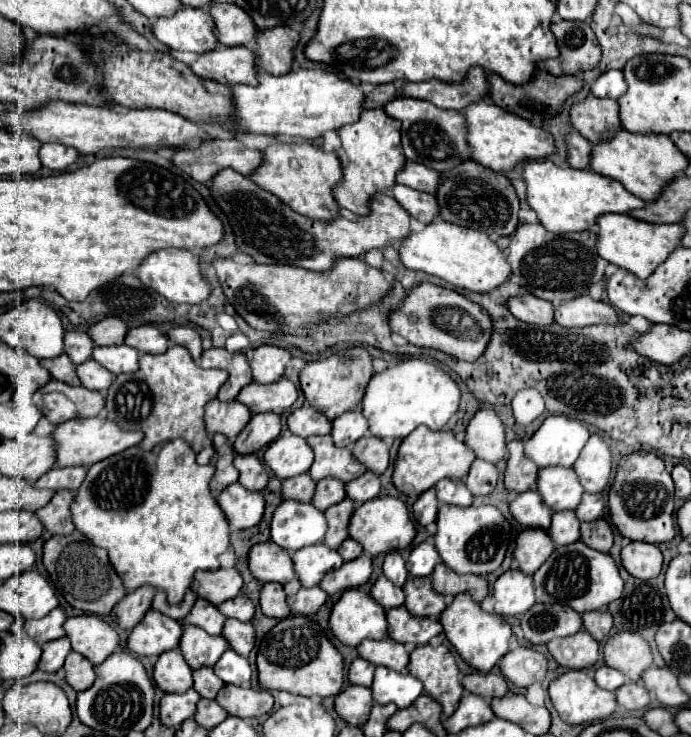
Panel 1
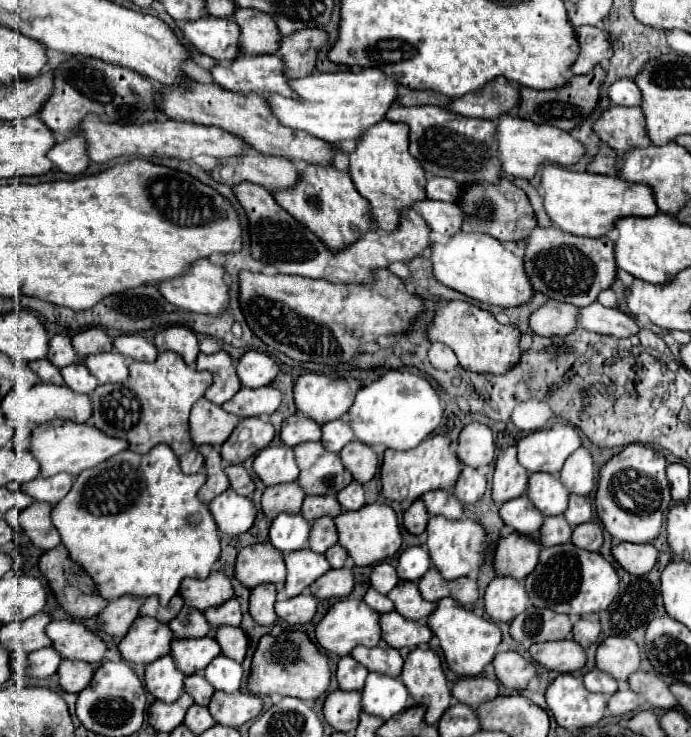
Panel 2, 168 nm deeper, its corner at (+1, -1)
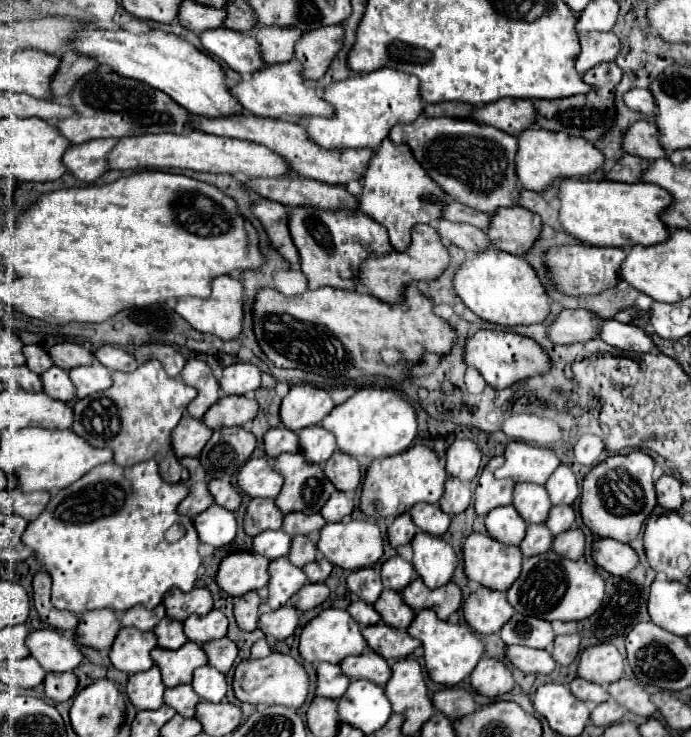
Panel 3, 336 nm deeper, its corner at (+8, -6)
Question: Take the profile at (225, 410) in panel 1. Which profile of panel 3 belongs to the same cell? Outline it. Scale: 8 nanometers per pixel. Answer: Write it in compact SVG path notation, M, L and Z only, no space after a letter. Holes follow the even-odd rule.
M185 414L177 424L177 428L173 430L171 448L177 458L185 458L185 456L197 458L211 434L213 434L211 428L207 428L203 420L195 420L189 414Z

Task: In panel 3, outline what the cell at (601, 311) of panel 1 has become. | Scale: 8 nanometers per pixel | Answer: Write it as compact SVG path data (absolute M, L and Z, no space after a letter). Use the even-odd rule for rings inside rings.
M603 320L599 338L605 340L607 344L627 350L627 352L637 352L637 354L647 354L655 350L655 344L651 336L647 336L639 326L633 324L621 324L617 320Z

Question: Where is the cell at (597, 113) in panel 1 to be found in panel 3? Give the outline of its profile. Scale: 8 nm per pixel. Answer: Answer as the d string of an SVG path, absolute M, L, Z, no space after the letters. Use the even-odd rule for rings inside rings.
M639 120L633 126L629 126L623 138L623 150L627 154L647 158L647 160L657 160L667 156L665 148L657 144L657 126L645 120Z

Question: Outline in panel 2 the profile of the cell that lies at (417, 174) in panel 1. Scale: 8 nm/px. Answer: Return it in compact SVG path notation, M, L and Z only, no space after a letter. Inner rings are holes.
M432 175L426 181L426 197L428 199L438 199L438 201L448 201L456 203L460 197L460 185L452 179Z

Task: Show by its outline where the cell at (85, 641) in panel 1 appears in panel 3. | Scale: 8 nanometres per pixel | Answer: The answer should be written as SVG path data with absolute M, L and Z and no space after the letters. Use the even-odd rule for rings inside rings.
M35 630L27 636L25 646L29 648L29 654L45 668L45 672L67 672L79 666L83 660L83 654L79 646L71 640L67 640L57 630Z

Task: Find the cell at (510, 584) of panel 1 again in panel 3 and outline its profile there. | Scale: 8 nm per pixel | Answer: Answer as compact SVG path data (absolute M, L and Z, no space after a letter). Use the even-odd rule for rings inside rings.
M477 586L463 602L465 622L477 634L493 634L513 616L513 606L507 602L505 592Z

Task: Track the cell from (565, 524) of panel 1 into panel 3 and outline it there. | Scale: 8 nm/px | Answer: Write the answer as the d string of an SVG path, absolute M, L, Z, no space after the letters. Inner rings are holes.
M529 524L525 540L519 544L521 552L525 558L529 556L539 556L541 552L547 552L551 548L553 534L545 524Z

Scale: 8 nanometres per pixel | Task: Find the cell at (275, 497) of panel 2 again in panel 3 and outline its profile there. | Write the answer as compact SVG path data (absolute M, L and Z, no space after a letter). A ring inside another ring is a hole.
M253 498L247 506L243 518L243 530L247 536L257 536L265 530L279 530L283 524L283 514L273 500Z

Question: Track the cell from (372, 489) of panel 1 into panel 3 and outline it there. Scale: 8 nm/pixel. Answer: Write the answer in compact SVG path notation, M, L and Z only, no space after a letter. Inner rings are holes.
M333 492L333 496L321 508L321 516L327 522L341 522L353 512L353 500L345 492Z

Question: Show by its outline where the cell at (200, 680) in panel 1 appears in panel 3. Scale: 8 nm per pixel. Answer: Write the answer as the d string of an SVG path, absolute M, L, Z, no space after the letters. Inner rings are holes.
M175 686L175 688L167 688L165 690L165 704L175 708L177 714L193 718L195 716L195 706L201 698L197 698L197 694L193 692L191 686Z

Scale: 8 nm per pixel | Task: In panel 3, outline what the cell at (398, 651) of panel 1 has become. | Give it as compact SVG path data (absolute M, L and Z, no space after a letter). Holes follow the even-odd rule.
M365 650L359 656L349 656L341 664L341 670L349 680L369 680L377 686L385 686L391 678L391 668L383 656L377 656L373 650Z

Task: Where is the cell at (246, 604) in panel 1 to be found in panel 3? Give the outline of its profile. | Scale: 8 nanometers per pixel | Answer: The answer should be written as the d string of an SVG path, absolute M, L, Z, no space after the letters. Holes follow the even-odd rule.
M211 610L205 616L189 616L183 622L183 632L187 634L187 640L197 644L219 640L227 634L227 618L221 610Z

